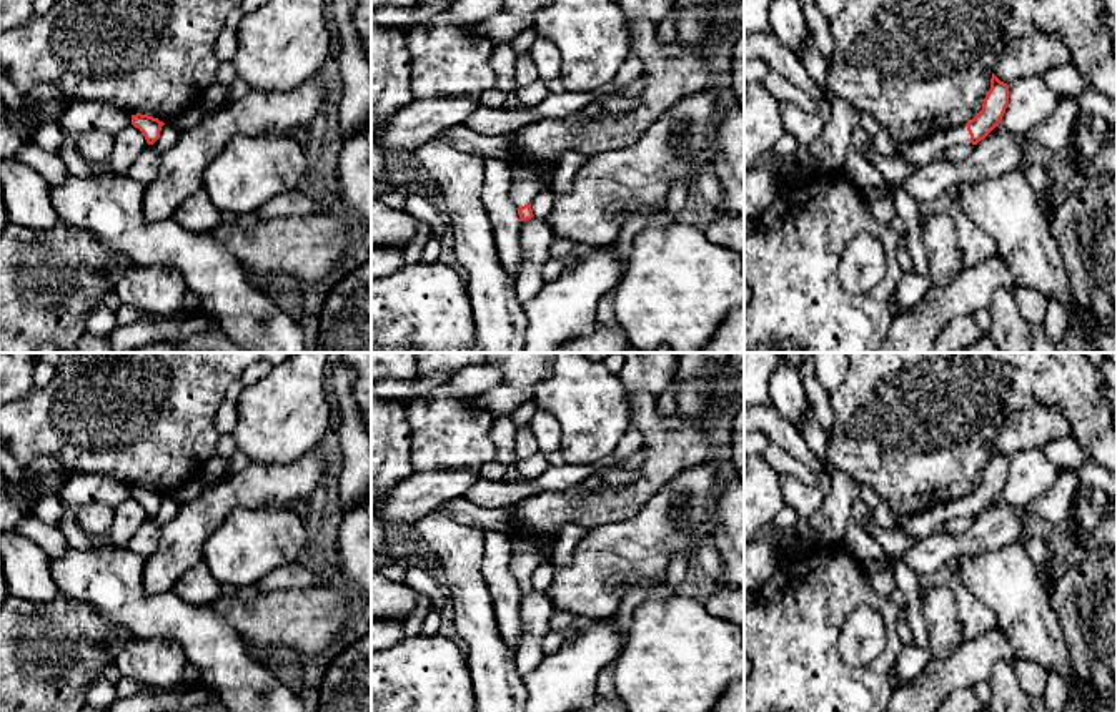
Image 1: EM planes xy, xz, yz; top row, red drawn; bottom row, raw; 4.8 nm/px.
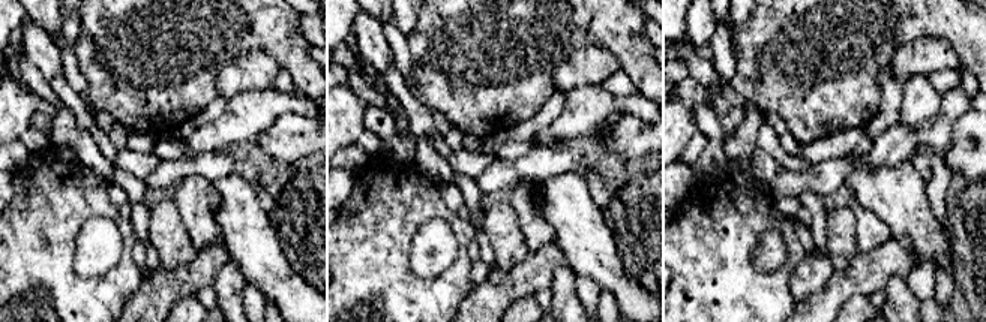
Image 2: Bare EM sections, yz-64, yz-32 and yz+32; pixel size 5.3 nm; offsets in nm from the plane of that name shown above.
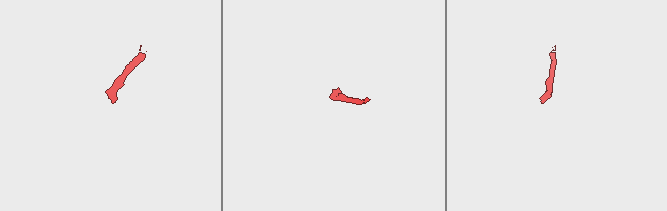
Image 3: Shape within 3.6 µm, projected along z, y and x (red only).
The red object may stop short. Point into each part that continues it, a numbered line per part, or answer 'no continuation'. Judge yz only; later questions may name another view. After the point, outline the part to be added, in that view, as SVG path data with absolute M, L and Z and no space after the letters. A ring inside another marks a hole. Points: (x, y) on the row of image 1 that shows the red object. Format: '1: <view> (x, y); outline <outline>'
1: yz (923, 152); outline M959 125L959 126L949 128L942 136L927 136L916 143L909 143L897 153L904 160L914 165L924 166L931 161L939 160L939 156L946 150L959 146L959 145L969 145L969 143L971 143L971 135L967 131L967 126Z

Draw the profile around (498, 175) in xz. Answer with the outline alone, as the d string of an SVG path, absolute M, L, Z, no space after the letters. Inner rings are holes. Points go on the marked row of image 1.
M491 158L484 165L481 203L494 231L499 263L508 274L516 276L523 265L521 218L509 200L514 171L506 160Z

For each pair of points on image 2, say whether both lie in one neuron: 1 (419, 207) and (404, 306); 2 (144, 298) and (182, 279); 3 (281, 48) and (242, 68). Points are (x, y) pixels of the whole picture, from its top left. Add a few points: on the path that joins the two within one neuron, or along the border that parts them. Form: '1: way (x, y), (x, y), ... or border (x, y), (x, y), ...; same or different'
1: way (396, 231), (396, 282); same
2: way (153, 298), (165, 286), (173, 285); same
3: border (233, 59), (249, 50), (263, 50), (282, 66); different

